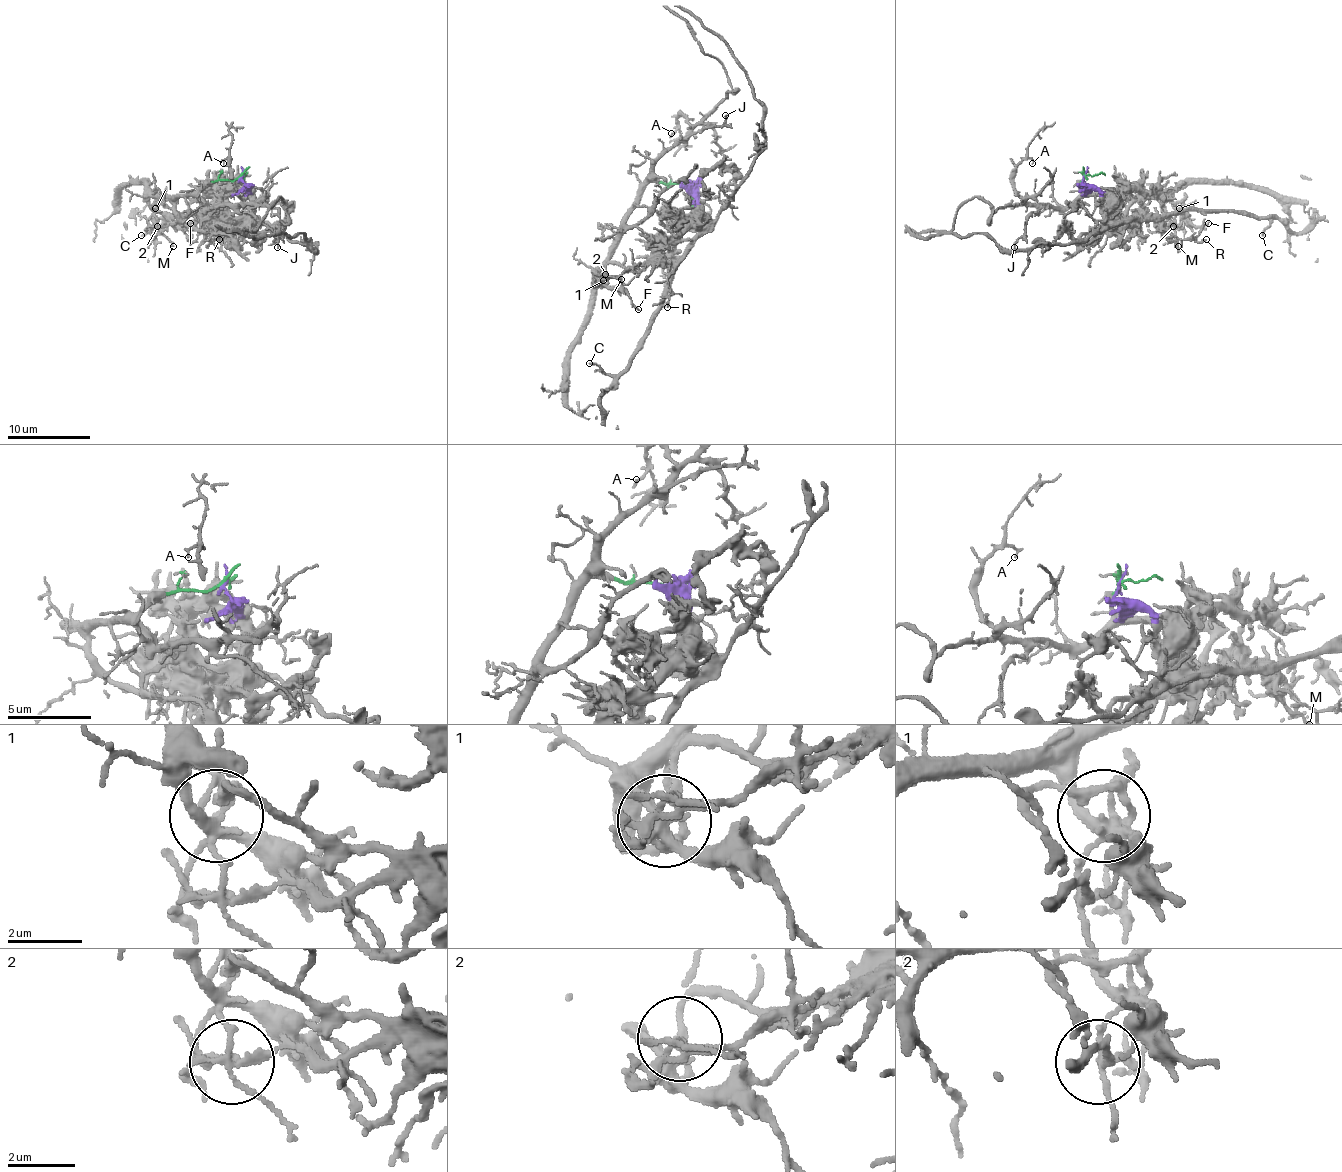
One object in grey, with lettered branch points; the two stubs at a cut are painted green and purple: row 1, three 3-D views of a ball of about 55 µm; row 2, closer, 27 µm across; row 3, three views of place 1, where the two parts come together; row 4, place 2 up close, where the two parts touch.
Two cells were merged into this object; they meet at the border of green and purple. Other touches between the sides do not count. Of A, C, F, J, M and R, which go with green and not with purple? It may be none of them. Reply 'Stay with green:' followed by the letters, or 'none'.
Stay with green: A, F, J, M

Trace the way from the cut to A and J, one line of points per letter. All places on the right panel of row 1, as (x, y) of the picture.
A: (1083, 176), (1081, 191), (1062, 206), (1035, 206), (1015, 189), (1012, 170), (1027, 158), (1031, 164)
J: (1083, 176), (1081, 191), (1073, 199), (1062, 206), (1042, 206), (1031, 214), (1015, 247)

